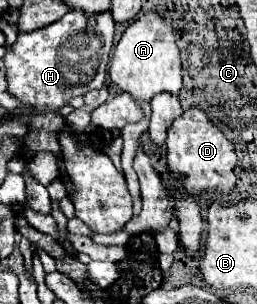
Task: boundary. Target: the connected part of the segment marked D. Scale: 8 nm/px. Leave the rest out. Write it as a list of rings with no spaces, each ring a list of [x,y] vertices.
[[[199,108],[183,112],[183,116],[171,124],[167,132],[167,166],[189,196],[199,196],[207,190],[215,190],[217,194],[231,194],[235,190],[233,146]]]

